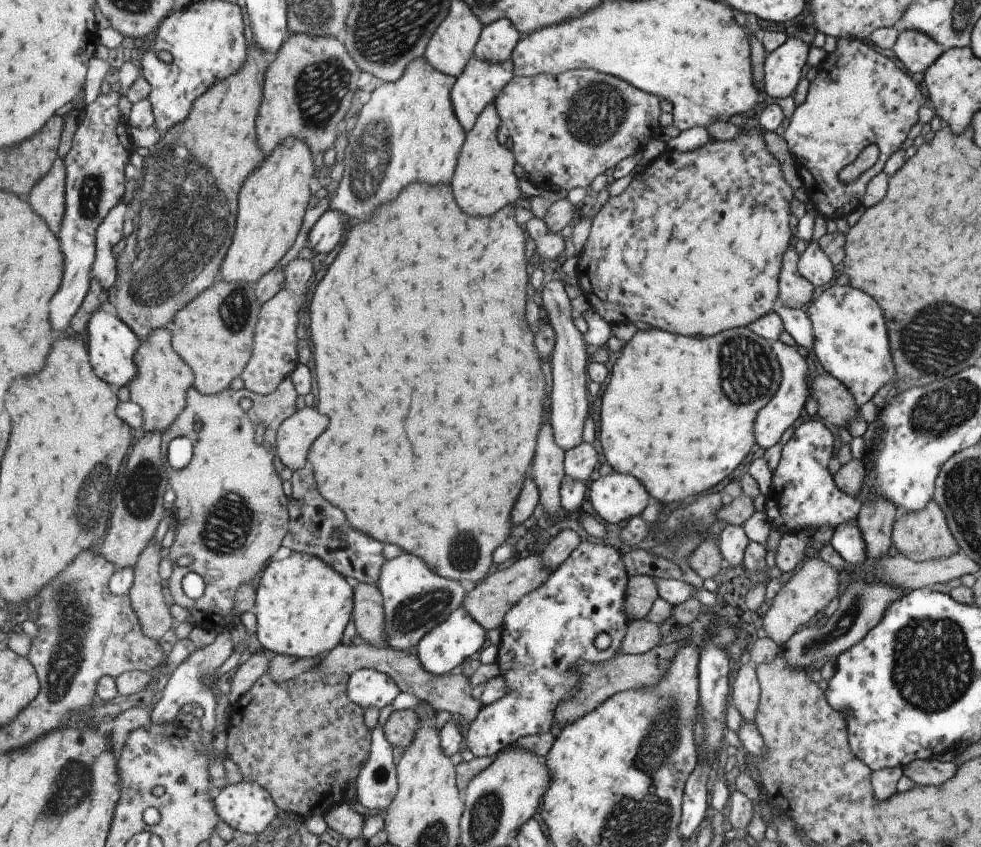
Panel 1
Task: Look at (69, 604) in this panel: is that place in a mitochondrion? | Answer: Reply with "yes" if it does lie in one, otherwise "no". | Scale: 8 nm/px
yes

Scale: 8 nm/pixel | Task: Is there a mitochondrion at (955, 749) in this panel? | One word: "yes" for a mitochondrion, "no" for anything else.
no

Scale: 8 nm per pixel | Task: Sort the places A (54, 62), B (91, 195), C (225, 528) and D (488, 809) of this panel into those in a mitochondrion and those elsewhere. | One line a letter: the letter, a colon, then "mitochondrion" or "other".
A: other
B: mitochondrion
C: mitochondrion
D: mitochondrion

